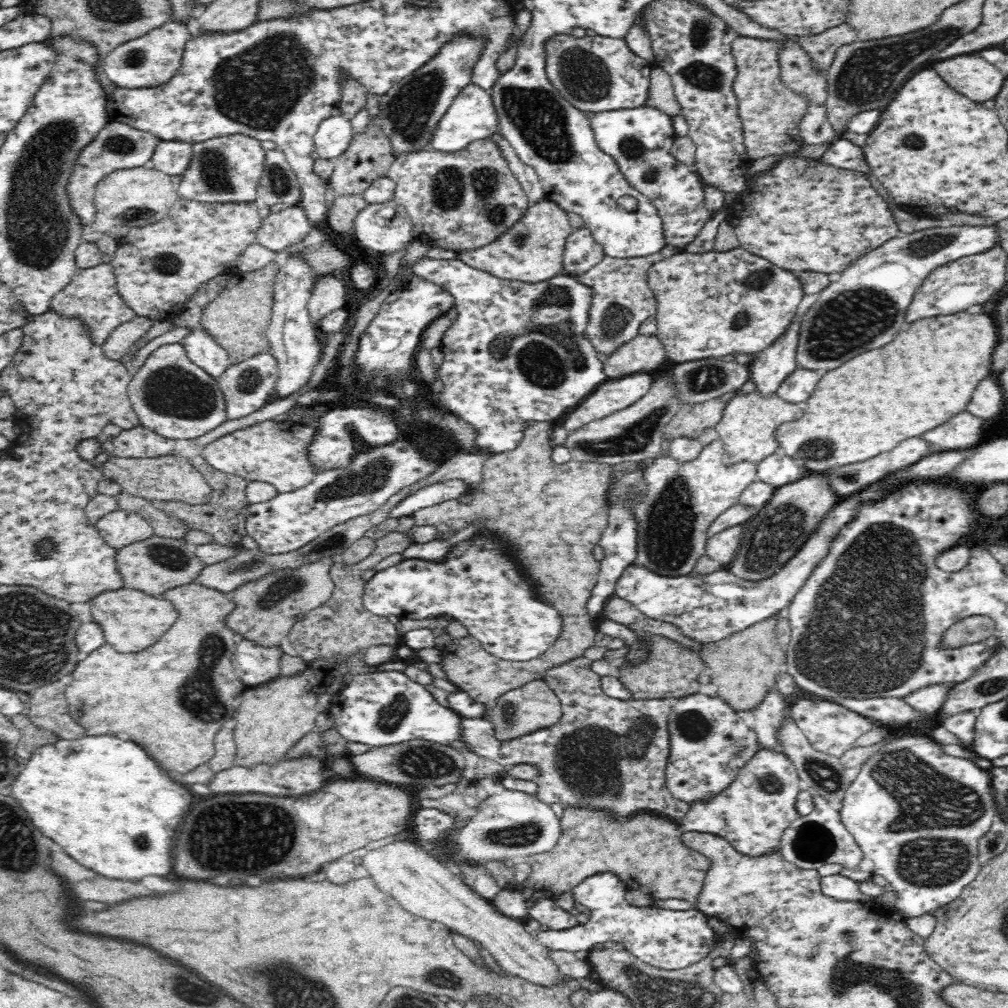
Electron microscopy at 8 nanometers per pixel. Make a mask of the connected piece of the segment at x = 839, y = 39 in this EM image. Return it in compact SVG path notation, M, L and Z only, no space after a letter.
M847 22L814 36L792 38L798 39L802 43L803 49L806 50L807 55L813 62L813 66L817 70L828 68L833 63L834 57L841 46L846 46L859 40L857 31Z

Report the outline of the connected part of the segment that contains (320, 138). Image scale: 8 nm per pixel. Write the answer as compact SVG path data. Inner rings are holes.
M334 113L330 118L324 119L314 134L314 148L319 158L335 159L346 150L354 132L348 116Z

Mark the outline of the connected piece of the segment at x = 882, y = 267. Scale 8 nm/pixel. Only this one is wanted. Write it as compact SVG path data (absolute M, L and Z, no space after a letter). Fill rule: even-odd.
M997 225L934 227L887 240L847 266L837 282L821 290L820 298L802 317L797 354L799 368L828 373L850 358L880 348L900 332L912 296L935 269L965 256L1001 246Z

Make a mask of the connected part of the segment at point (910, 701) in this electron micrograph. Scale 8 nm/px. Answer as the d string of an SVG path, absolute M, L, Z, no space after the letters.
M953 682L930 684L930 686L922 686L914 692L908 692L900 699L918 712L918 715L934 715L938 710L941 710L942 704L954 686L956 684Z

